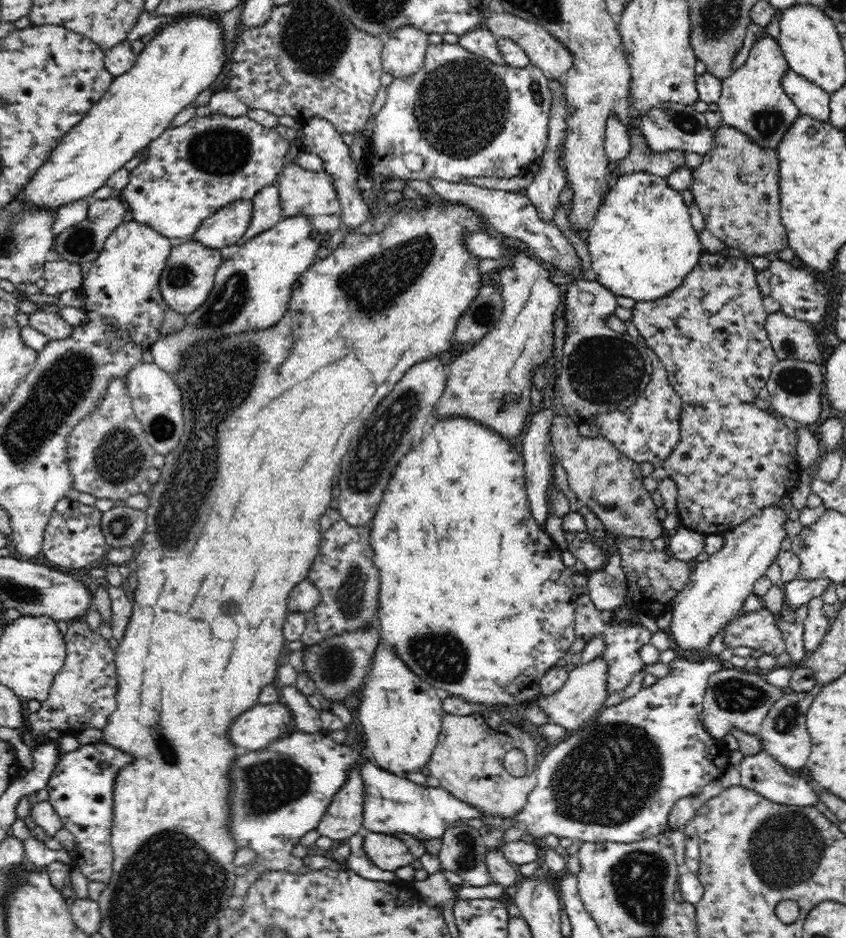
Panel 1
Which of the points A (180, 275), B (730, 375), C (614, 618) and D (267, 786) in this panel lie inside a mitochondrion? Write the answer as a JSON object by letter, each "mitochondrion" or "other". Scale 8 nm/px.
{"A":"mitochondrion","B":"other","C":"other","D":"mitochondrion"}

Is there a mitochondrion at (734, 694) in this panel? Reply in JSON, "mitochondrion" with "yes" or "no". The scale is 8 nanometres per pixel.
{"mitochondrion":"yes"}

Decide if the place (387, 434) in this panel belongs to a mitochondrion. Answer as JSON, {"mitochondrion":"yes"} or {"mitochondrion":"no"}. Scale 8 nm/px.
{"mitochondrion":"yes"}

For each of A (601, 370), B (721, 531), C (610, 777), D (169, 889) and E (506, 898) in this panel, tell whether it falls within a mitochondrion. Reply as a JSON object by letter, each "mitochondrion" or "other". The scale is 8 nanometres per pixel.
{"A":"mitochondrion","B":"other","C":"mitochondrion","D":"mitochondrion","E":"other"}

